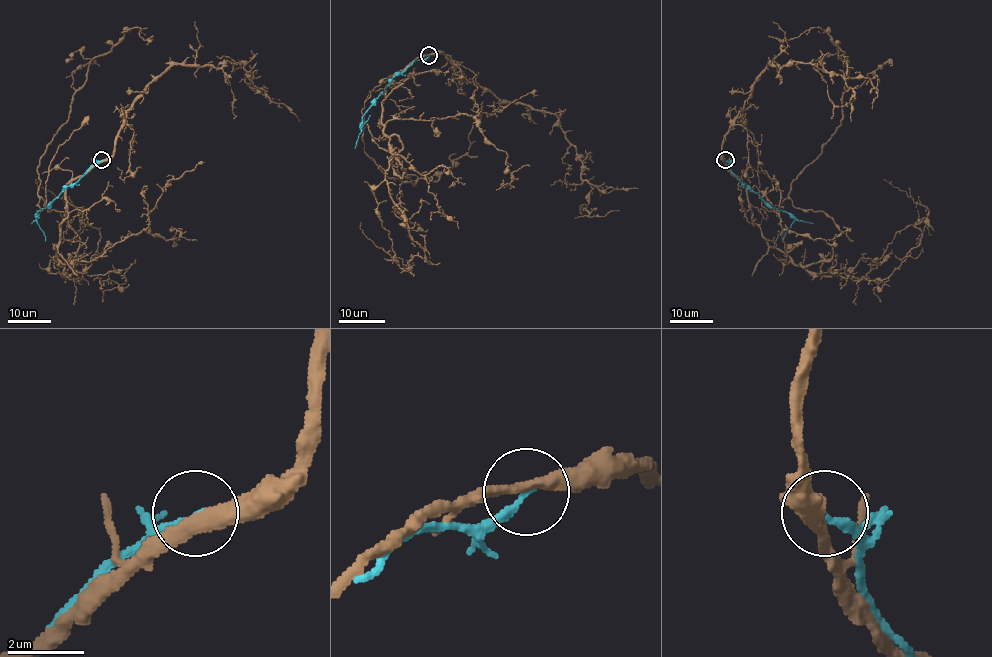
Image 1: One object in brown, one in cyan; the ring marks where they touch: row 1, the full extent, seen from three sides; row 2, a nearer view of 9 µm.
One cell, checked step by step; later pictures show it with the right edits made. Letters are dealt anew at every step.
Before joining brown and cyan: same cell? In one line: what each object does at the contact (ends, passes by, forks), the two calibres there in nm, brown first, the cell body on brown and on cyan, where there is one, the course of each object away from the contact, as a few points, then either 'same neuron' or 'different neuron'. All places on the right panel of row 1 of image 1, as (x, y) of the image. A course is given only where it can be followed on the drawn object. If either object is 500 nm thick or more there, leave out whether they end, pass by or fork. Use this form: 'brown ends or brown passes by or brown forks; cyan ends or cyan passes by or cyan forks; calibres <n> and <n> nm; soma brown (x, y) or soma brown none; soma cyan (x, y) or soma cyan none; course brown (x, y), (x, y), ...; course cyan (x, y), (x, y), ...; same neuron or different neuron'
brown passes by; cyan ends; calibres 360 and 190 nm; soma brown none; soma cyan none; course brown (724, 160), (738, 177), (757, 172), (771, 211), (843, 119), (848, 68), (829, 36), (817, 27), (768, 36); course cyan (725, 160), (730, 170), (744, 185), (774, 207), (786, 212), (794, 222), (782, 241); different neuron

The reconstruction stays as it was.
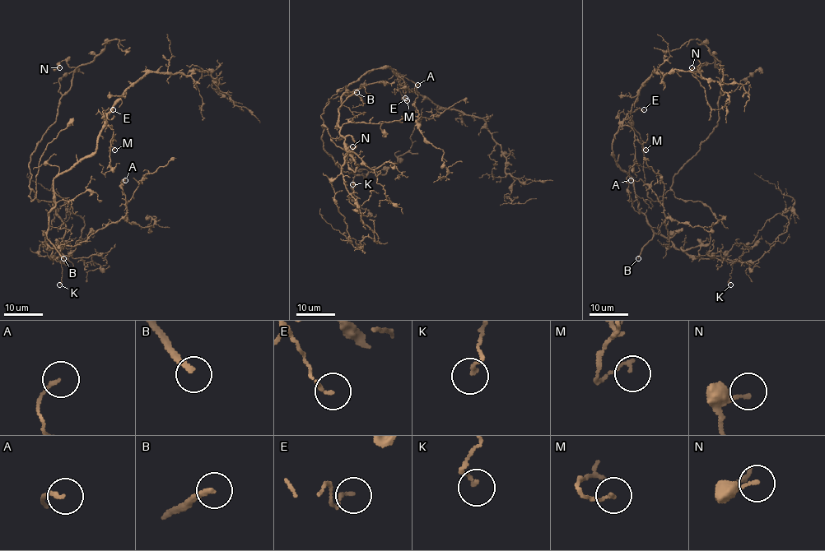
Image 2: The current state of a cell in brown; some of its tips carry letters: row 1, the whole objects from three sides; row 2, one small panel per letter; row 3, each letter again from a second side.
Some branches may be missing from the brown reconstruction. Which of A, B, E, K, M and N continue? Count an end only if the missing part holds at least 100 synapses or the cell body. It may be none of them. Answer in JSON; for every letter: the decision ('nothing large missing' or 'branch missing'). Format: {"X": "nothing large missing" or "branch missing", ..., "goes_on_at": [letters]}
{"A": "nothing large missing", "B": "branch missing", "E": "nothing large missing", "K": "nothing large missing", "M": "nothing large missing", "N": "nothing large missing", "goes_on_at": ["B"]}

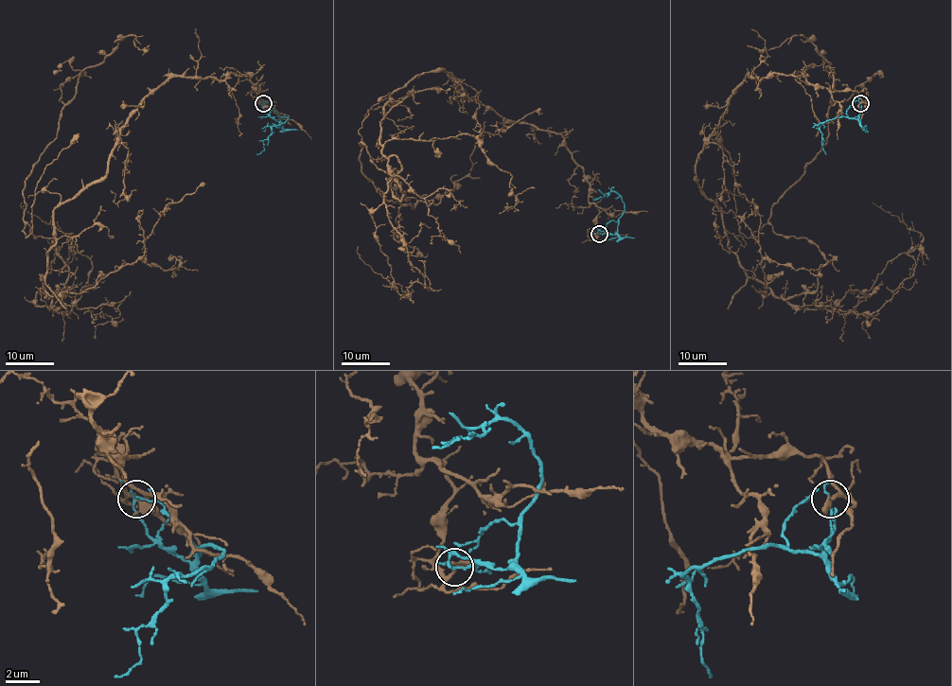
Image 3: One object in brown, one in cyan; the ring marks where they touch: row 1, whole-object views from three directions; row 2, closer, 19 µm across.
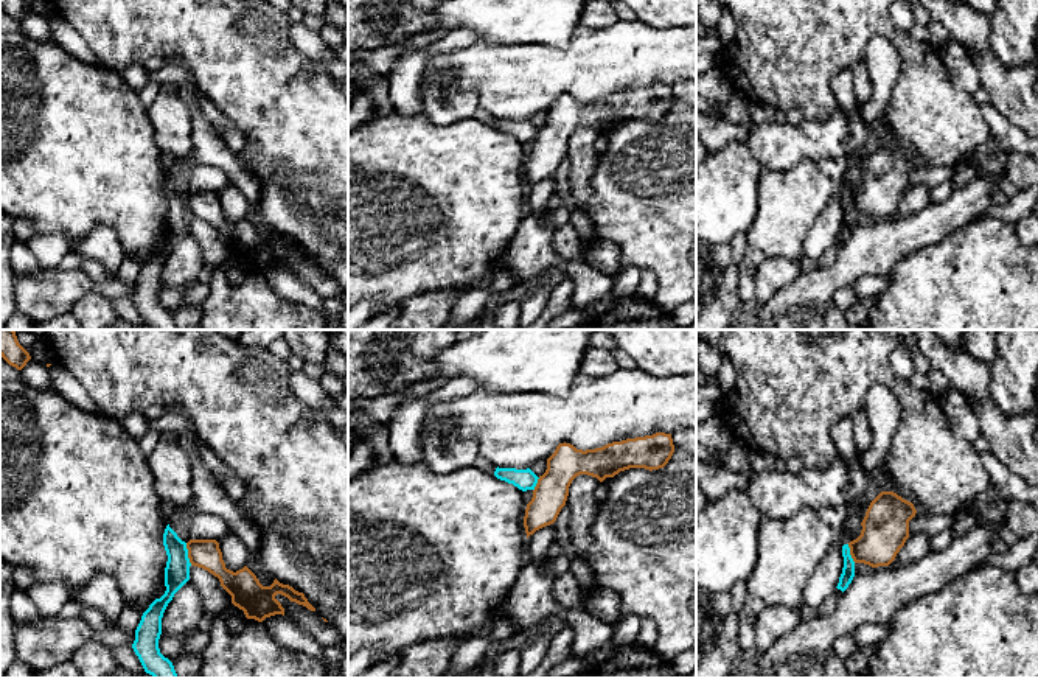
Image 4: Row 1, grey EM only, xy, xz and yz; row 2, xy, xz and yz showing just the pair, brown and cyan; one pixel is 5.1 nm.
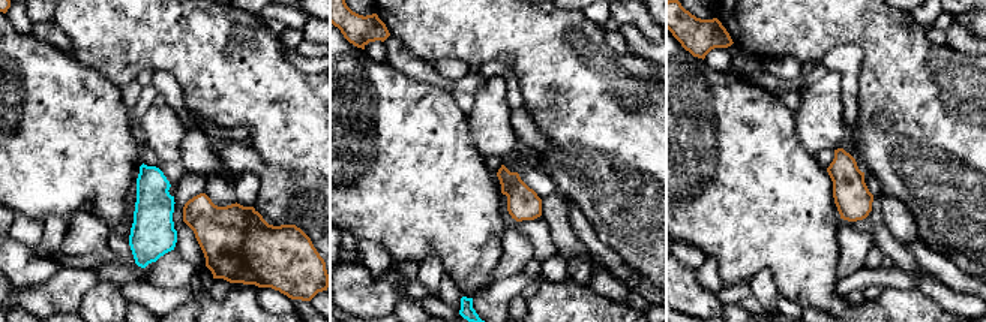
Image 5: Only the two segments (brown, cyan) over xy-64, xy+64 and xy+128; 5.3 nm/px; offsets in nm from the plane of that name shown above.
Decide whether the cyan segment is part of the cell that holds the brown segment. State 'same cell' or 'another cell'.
another cell

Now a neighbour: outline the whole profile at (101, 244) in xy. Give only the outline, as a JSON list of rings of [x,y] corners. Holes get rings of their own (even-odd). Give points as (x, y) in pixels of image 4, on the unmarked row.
[[[96,225],[92,232],[71,246],[71,252],[99,261],[109,275],[118,272],[124,252],[115,230],[109,225]]]

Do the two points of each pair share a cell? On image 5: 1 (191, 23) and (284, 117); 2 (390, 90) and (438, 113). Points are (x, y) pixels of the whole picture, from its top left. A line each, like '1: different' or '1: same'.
1: same
2: same

